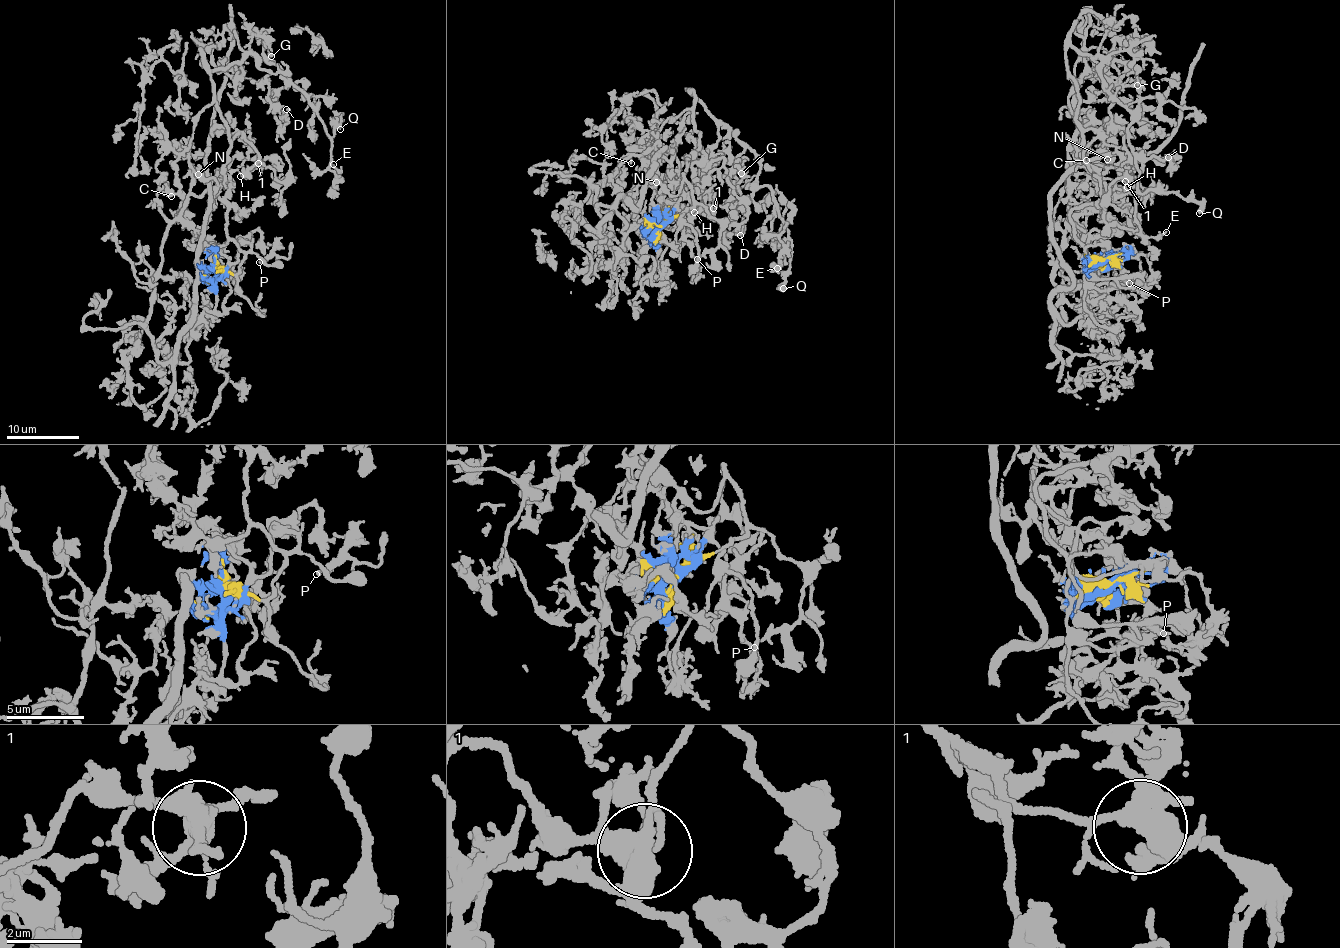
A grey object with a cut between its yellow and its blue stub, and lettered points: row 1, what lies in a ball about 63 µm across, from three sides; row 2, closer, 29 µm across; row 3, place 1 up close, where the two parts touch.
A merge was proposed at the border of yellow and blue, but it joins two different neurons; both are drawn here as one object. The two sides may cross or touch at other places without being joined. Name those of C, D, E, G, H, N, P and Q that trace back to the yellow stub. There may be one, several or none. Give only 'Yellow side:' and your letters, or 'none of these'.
Yellow side: C, D, E, G, H, N, P, Q

